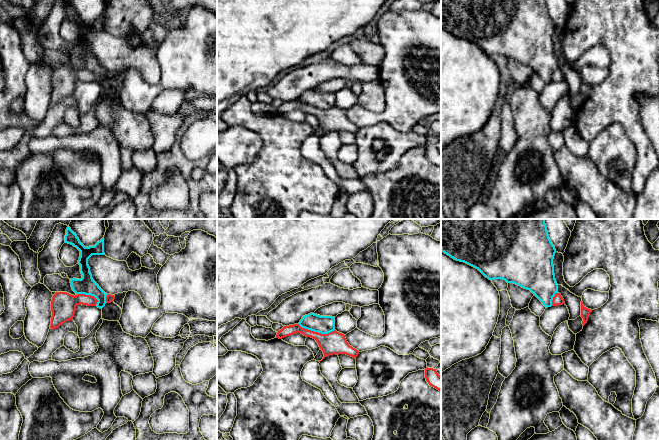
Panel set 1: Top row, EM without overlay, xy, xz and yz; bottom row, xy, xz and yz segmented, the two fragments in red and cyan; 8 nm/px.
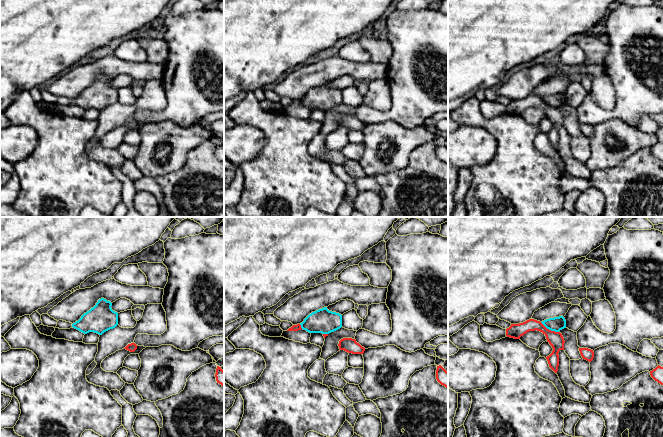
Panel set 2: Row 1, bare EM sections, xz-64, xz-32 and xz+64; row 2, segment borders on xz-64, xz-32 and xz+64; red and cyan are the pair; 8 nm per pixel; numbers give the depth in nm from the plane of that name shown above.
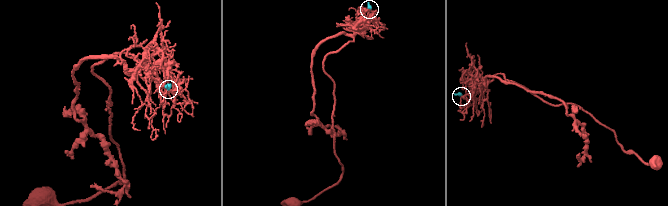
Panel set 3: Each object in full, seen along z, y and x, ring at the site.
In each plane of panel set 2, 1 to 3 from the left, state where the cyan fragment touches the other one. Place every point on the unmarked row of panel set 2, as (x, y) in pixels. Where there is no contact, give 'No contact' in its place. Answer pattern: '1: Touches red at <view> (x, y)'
1: No contact
2: Touches red at xz-32 (300, 102)
3: Touches red at xz+64 (548, 105)

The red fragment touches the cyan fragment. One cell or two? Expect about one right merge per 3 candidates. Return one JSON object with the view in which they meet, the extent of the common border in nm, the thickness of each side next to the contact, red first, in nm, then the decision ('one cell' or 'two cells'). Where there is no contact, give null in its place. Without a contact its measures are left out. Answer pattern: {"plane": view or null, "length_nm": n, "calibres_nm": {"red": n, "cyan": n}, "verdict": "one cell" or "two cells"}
{"plane": "xz", "length_nm": 300, "calibres_nm": {"red": 180, "cyan": 140}, "verdict": "two cells"}

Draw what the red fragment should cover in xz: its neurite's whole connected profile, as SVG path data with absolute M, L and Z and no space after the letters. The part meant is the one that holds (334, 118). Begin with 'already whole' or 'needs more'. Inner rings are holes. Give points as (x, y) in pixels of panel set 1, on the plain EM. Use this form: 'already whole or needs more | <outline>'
already whole | M299 100L284 102L277 108L276 114L282 115L284 113L301 109L306 113L311 113L316 116L320 125L323 127L324 133L336 130L346 130L353 134L356 134L359 127L347 118L345 111L337 108L336 106L328 109L321 110L305 104L302 104Z

